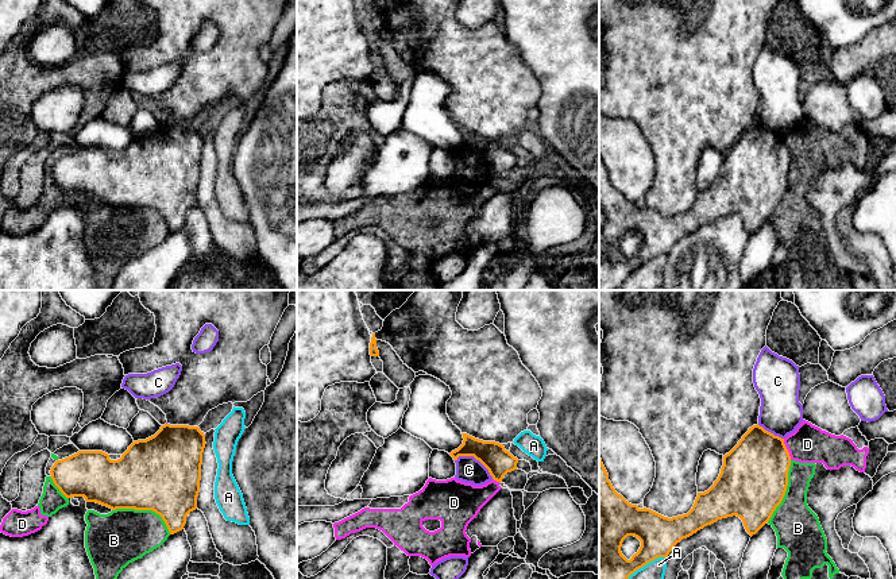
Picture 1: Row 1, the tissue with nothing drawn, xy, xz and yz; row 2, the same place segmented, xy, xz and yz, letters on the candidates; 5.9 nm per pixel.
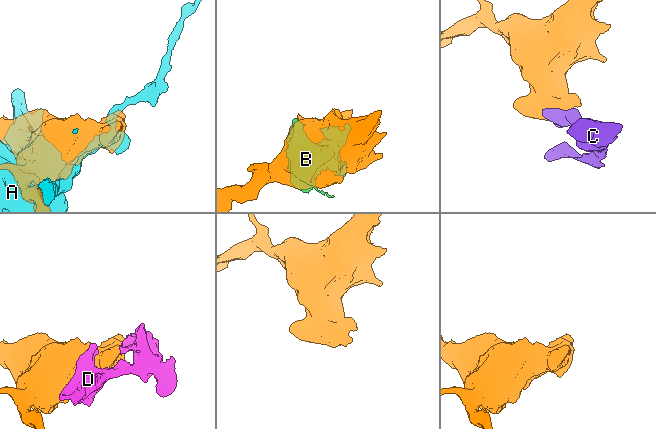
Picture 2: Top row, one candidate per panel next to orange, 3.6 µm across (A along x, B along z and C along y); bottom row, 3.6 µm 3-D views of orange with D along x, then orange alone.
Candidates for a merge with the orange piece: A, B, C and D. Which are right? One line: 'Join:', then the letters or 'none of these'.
Join: none of these

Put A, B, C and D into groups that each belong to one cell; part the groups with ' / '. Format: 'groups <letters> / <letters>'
groups A / B D / C

